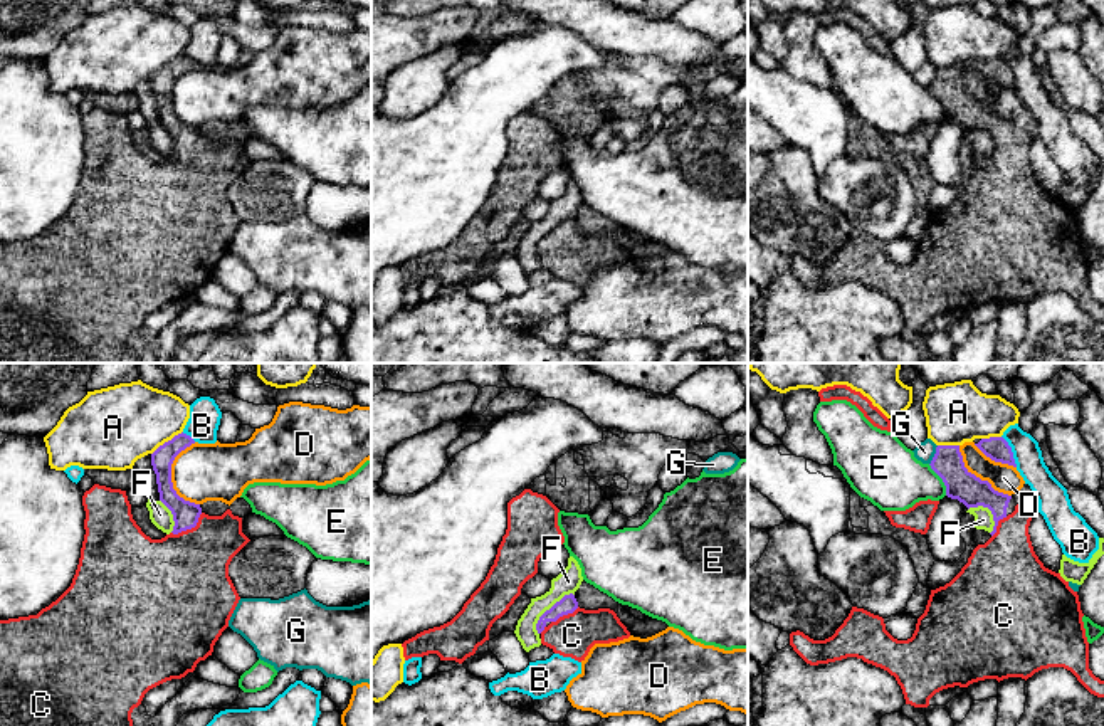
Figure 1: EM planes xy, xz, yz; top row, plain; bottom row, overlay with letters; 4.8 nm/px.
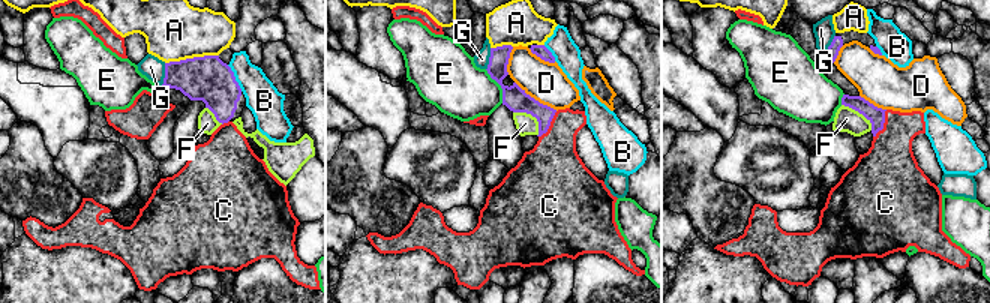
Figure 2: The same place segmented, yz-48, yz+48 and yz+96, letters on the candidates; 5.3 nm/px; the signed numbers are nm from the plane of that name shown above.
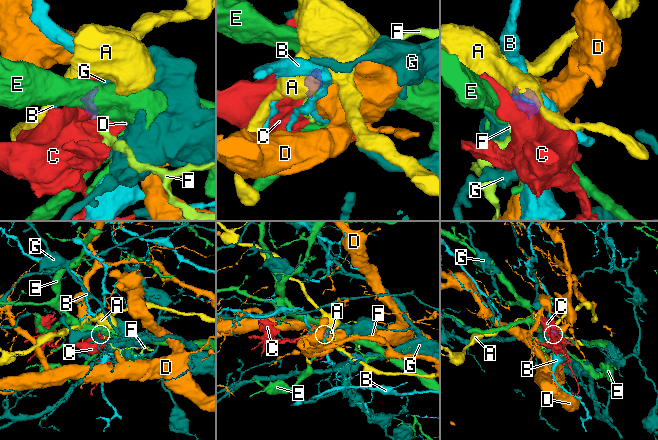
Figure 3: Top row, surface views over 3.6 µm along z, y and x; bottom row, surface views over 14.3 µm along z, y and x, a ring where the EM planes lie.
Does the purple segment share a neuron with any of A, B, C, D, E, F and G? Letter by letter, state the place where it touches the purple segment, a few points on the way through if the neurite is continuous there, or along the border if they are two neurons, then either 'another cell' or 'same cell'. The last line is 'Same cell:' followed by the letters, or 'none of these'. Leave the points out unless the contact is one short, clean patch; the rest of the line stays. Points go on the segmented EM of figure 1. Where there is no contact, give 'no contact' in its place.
A: contact xy (168, 441); border xy (182, 431), (152, 454); another cell
B: contact yz (1010, 451); border yz (1002, 436), (1017, 466); another cell
C: contact xy (189, 528); way xy (185, 515), (189, 528), (182, 578); same cell
D: contact xy (170, 476); another cell
E: contact yz (941, 478); border yz (928, 464), (941, 479), (946, 494); another cell
F: contact xz (550, 609); border xz (573, 594), (565, 594), (540, 617), (536, 624), (538, 634); another cell
G: contact yz (935, 456); border yz (938, 446), (930, 464); another cell
Same cell: C

